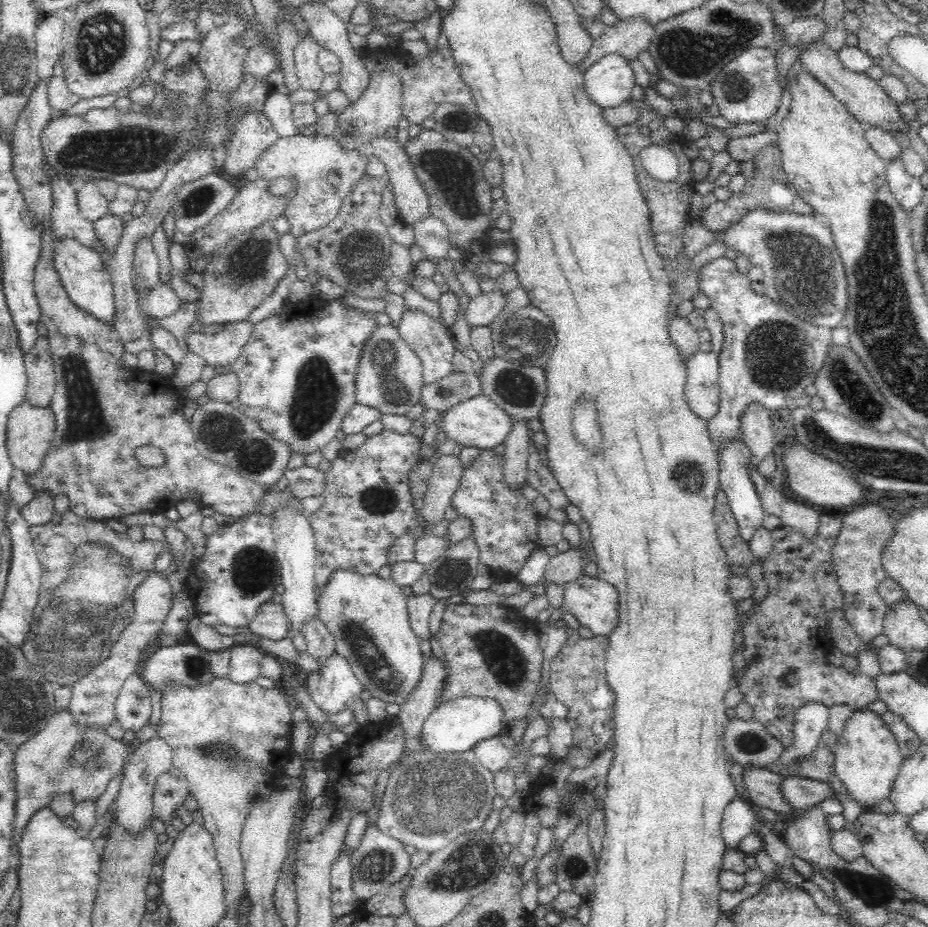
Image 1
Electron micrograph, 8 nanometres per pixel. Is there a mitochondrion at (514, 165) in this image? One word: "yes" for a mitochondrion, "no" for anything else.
no

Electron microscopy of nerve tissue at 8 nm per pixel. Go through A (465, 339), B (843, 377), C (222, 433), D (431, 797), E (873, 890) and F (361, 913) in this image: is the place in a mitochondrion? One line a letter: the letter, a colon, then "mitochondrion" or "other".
A: other
B: mitochondrion
C: mitochondrion
D: mitochondrion
E: mitochondrion
F: other

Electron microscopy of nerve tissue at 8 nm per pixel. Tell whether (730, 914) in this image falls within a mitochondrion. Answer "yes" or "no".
no

